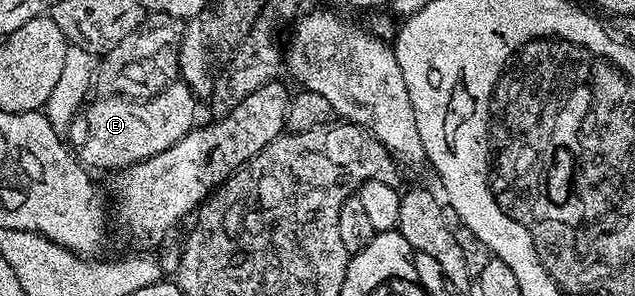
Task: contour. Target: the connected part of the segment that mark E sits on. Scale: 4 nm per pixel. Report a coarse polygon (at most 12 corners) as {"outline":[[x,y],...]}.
{"outline":[[183,81],[149,99],[94,99],[78,143],[112,173],[173,147],[197,122]]}

